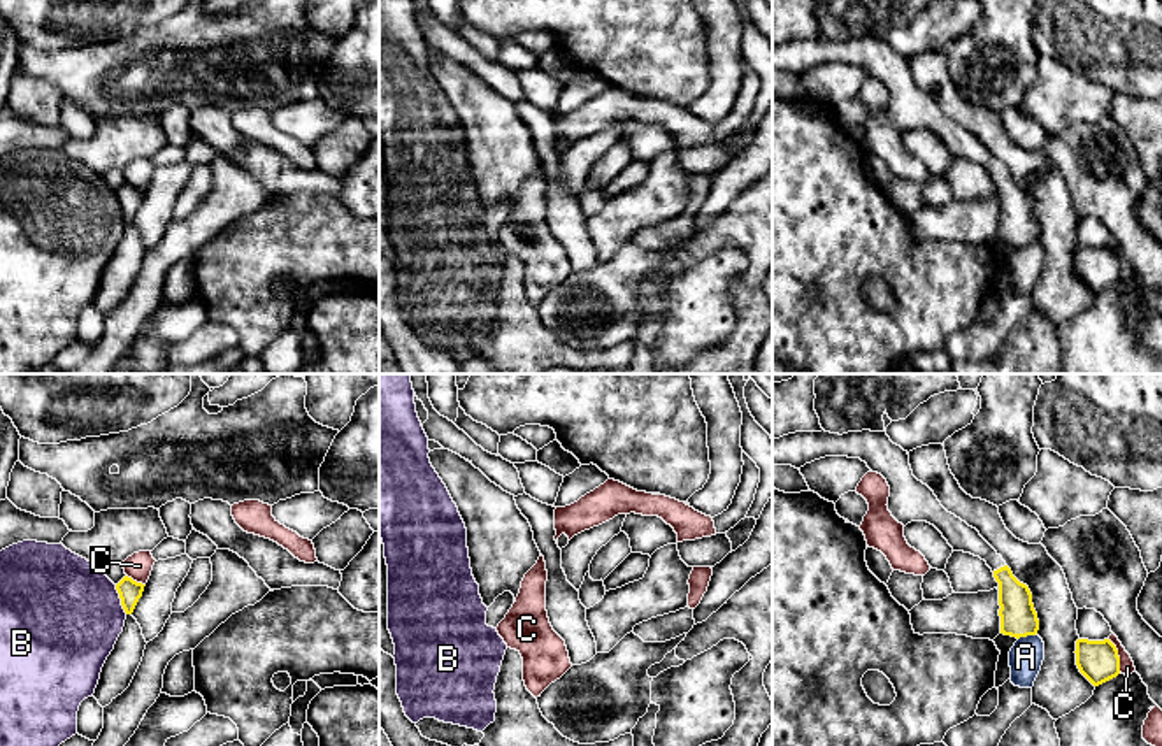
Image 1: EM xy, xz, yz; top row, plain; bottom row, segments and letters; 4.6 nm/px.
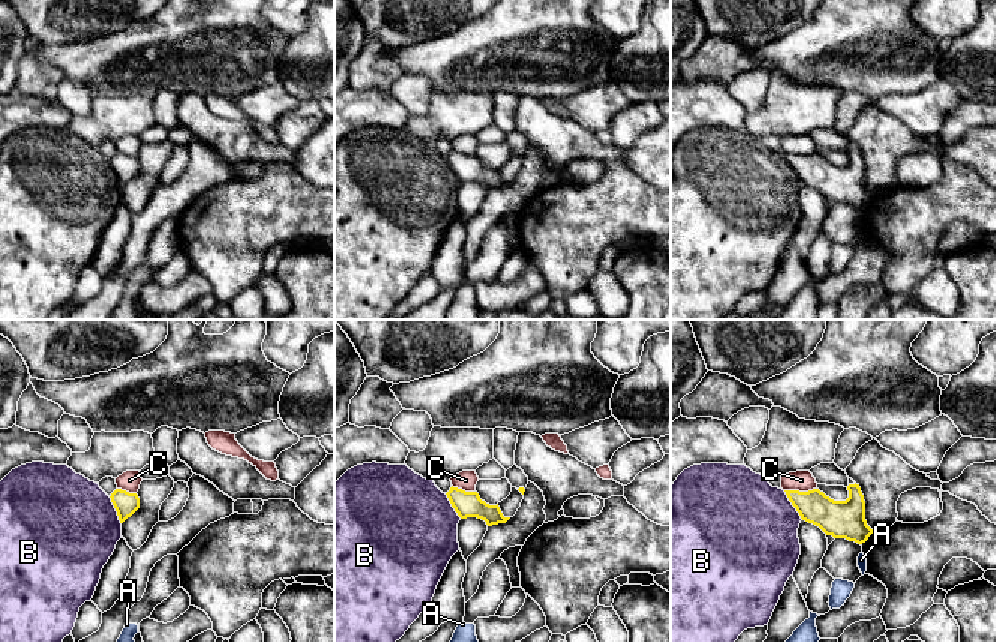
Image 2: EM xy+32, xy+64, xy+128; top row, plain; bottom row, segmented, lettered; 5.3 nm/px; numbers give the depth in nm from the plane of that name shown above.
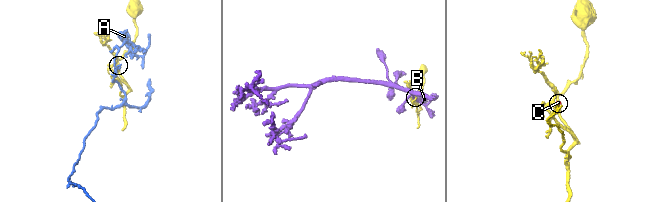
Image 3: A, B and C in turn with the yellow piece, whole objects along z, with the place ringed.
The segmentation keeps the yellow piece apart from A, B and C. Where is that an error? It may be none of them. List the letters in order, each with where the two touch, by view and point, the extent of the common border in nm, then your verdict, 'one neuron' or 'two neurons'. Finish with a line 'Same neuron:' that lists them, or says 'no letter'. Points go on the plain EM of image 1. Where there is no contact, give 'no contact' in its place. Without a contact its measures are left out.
A: yz (1027, 241) | 90 nm | two neurons
B: xy (120, 204) | 150 nm | two neurons
C: yz (1117, 262) | 160 nm | two neurons
Same neuron: no letter

